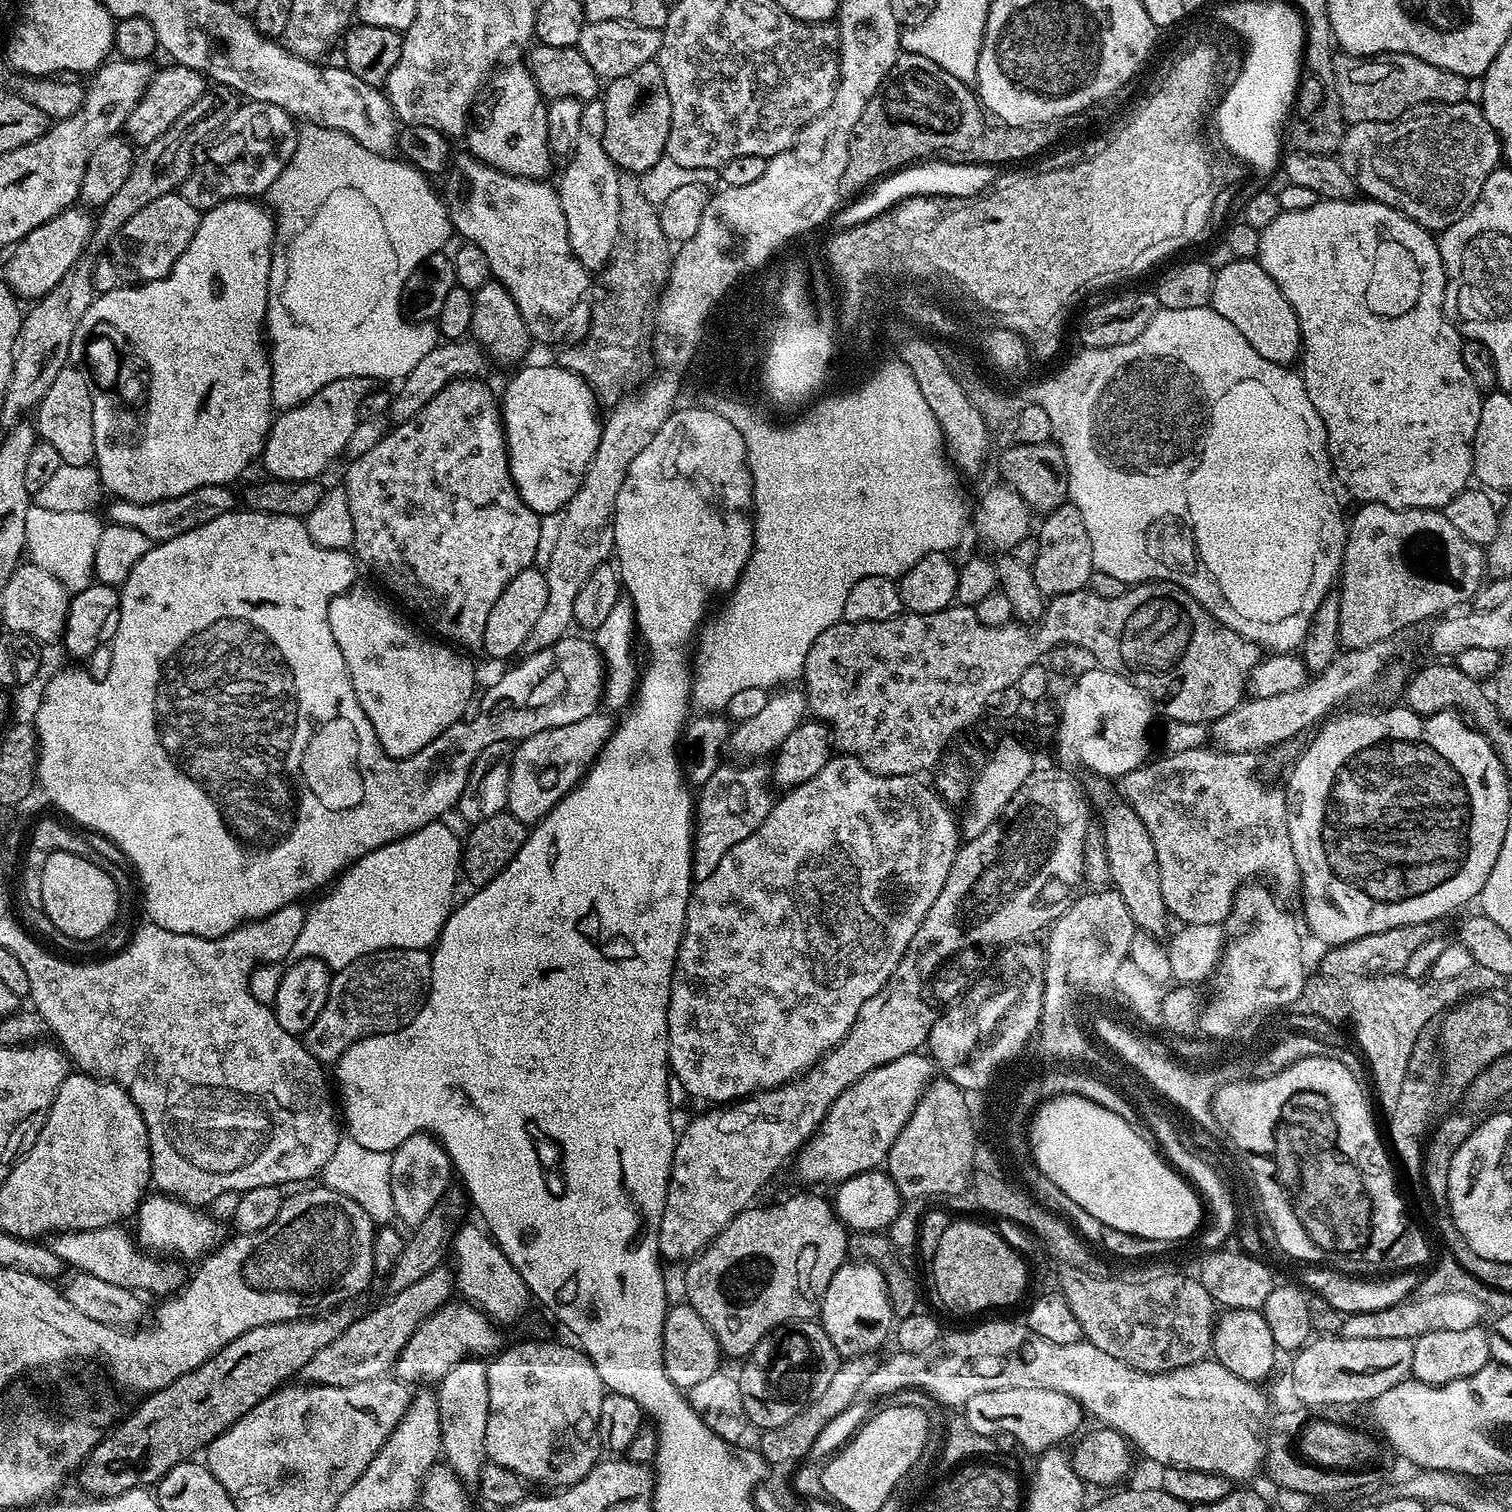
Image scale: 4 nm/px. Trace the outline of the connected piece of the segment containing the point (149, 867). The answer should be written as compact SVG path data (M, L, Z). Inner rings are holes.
M247 510L227 512L218 518L214 518L214 522L206 522L194 530L178 534L178 538L170 538L160 543L153 543L149 547L148 552L129 570L128 576L120 588L120 621L118 622L116 635L110 641L112 661L108 664L108 673L105 674L104 680L95 680L88 672L60 672L45 686L44 693L40 696L40 705L36 708L36 717L34 717L36 737L40 740L40 758L36 762L36 778L39 787L44 787L45 794L70 819L77 820L84 828L93 828L94 831L101 832L104 836L109 836L128 855L129 862L136 867L136 872L140 875L141 882L144 883L144 900L148 903L147 919L151 923L162 926L166 930L174 930L178 934L194 934L195 936L215 938L215 936L225 936L226 933L233 932L241 924L248 924L252 920L260 920L264 916L274 914L274 910L282 910L282 906L295 904L301 899L299 896L304 896L307 892L314 891L315 888L321 887L320 889L323 889L325 886L331 885L347 869L349 864L355 864L357 860L360 860L366 854L370 854L375 848L381 848L383 844L401 840L402 837L409 836L411 832L416 832L422 826L437 823L441 818L444 818L444 815L451 808L453 811L460 803L462 790L466 790L466 782L470 778L470 770L474 766L478 754L482 754L482 750L486 750L486 746L494 746L494 742L499 740L519 742L538 734L542 730L550 730L558 726L570 726L570 722L582 722L582 718L593 715L601 707L604 695L604 660L591 639L583 640L580 636L569 634L542 650L527 653L523 657L525 660L517 668L510 669L501 680L494 681L485 690L484 697L482 697L482 692L479 697L479 700L481 699L480 709L477 710L472 724L470 722L471 719L465 718L461 720L459 724L450 726L442 735L434 738L434 742L426 745L423 751L415 752L407 758L388 756L384 747L378 742L376 731L370 722L370 718L366 718L362 706L358 706L358 698L354 694L354 686L350 682L350 674L346 670L346 658L342 658L342 650L338 650L338 642L334 642L334 634L330 630L330 622L328 621L328 611L330 610L332 599L338 594L347 592L353 584L357 583L356 568L358 569L358 561L351 551L326 550L322 546L318 546L314 542L314 538L310 538L310 534L306 530L301 517L250 512Z

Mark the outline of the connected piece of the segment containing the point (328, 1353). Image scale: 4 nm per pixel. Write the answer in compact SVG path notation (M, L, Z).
M439 1266L414 1285L388 1298L392 1300L361 1314L344 1333L310 1358L303 1368L303 1379L309 1384L350 1386L385 1375L393 1367L406 1342L410 1342L416 1327L453 1299L454 1272L451 1267L446 1267Z

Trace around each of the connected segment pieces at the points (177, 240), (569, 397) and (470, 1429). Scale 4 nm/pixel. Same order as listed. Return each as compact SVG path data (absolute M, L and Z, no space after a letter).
M178 194L154 199L134 214L117 233L114 239L115 259L125 269L128 267L130 271L137 272L141 281L160 282L163 276L165 279L171 273L174 262L178 262L186 246L190 246L190 238L194 238L198 230L201 215L201 209L190 206L190 202Z
M540 364L537 368L521 367L516 370L521 372L516 372L509 378L508 385L504 388L504 396L502 392L504 442L508 446L508 465L512 481L516 484L522 500L539 517L568 507L570 498L574 498L598 450L602 429L602 412L600 416L600 408L596 405L598 397L588 381L569 368L552 364Z
M475 1357L460 1360L438 1382L436 1393L439 1402L441 1453L445 1463L454 1470L465 1488L477 1489L483 1477L484 1465L488 1462L485 1454L486 1421L489 1418L487 1363Z

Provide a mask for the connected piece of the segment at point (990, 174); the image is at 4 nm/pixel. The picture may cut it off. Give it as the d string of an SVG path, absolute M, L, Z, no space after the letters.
M926 160L918 162L884 176L864 195L845 203L836 210L830 222L834 226L833 229L835 231L844 231L852 229L854 226L865 224L877 217L878 214L884 213L885 210L914 196L977 197L985 193L995 183L998 176L997 169L993 165L974 164L965 160L958 160L958 162L938 161Z

